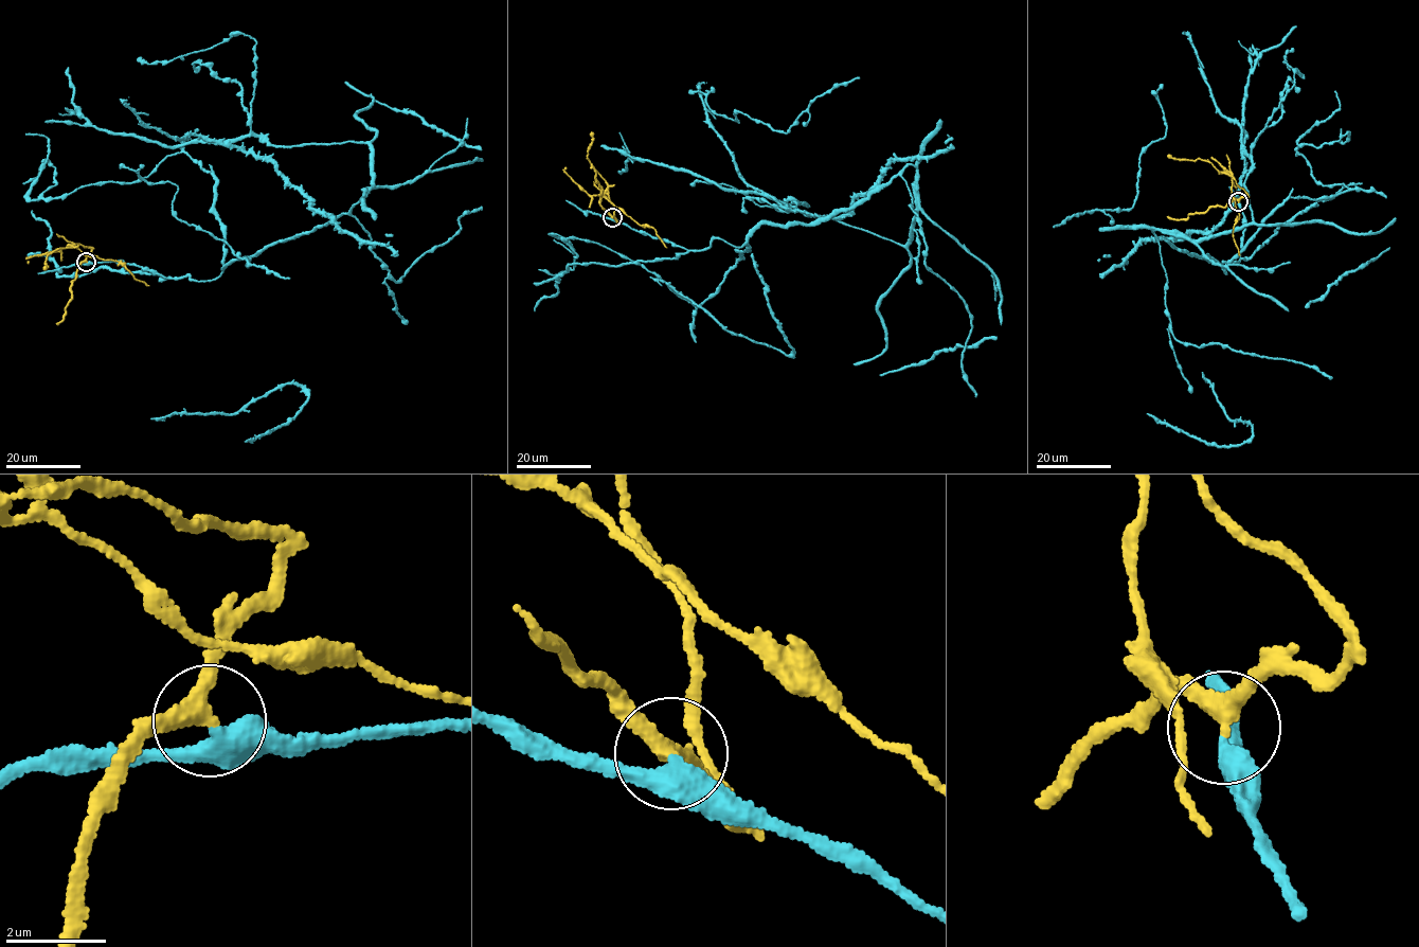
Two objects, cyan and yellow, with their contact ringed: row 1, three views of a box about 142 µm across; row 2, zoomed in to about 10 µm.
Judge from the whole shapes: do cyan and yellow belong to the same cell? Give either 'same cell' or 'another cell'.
another cell

